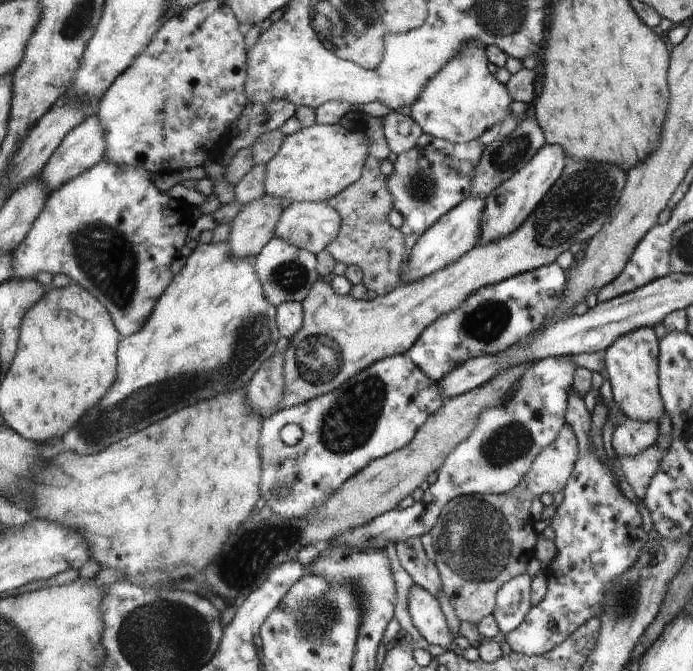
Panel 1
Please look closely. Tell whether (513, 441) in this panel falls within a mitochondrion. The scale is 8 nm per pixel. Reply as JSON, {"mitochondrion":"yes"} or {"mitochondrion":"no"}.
{"mitochondrion":"yes"}

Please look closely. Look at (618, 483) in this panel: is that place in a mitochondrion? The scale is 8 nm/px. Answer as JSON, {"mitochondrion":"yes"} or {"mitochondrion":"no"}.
{"mitochondrion":"no"}

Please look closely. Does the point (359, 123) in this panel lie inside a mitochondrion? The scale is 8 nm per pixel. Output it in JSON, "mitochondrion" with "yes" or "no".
{"mitochondrion":"no"}

